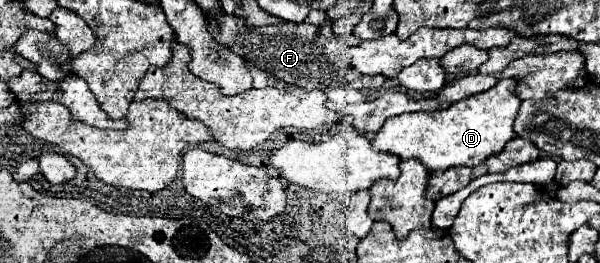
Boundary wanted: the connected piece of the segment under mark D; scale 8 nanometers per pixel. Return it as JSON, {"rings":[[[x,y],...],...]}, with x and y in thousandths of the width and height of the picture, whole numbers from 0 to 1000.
{"rings":[[[858,293],[835,300],[815,346],[762,384],[745,414],[652,445],[652,460],[642,460],[642,475],[632,490],[618,551],[625,574],[645,574],[665,589],[668,605],[698,605],[715,650],[742,650],[762,627],[795,635],[812,597],[835,582],[842,544],[858,521],[855,460],[868,399],[868,376],[855,346],[862,316],[865,308]]]}

